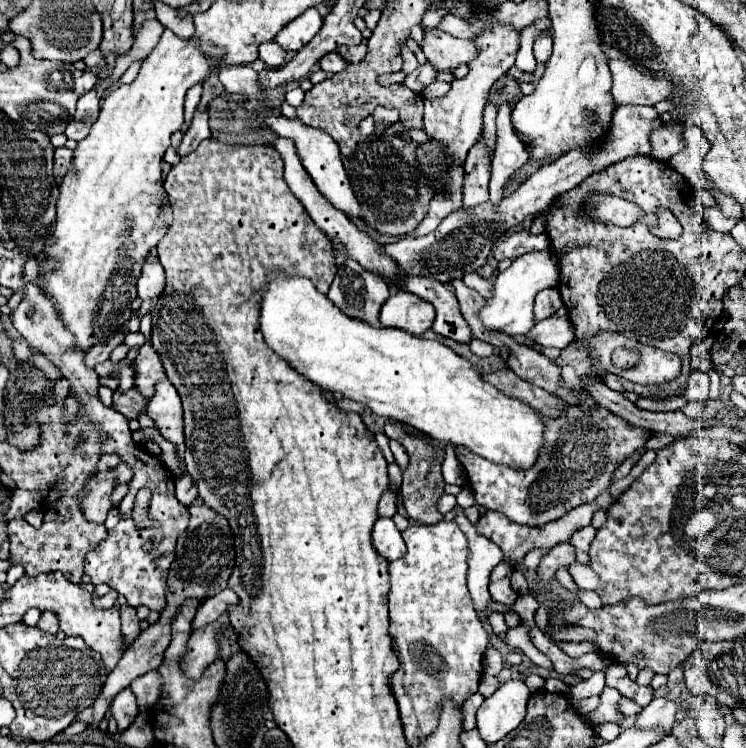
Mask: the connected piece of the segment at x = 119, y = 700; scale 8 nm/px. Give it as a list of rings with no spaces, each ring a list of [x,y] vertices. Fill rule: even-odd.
[[[131,689],[119,691],[111,703],[111,717],[117,721],[119,731],[125,731],[133,723],[133,719],[137,717],[137,711],[139,709],[137,709],[137,703],[135,703]]]

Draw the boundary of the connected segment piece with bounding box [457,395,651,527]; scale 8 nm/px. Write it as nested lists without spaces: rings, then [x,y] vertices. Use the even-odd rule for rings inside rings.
[[[587,395],[587,405],[571,405],[565,417],[559,417],[557,421],[547,419],[545,449],[541,449],[533,469],[517,471],[505,465],[495,465],[475,453],[467,453],[467,449],[457,449],[457,459],[465,467],[475,501],[481,507],[491,507],[519,525],[539,527],[563,517],[581,503],[593,501],[601,489],[609,487],[617,465],[643,447],[649,437],[649,431],[633,427],[611,411],[597,407]],[[595,487],[599,487],[597,493]]]

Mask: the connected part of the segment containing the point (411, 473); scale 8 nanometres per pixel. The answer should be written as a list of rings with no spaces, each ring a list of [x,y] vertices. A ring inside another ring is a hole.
[[[387,423],[385,425],[385,435],[389,439],[399,441],[405,447],[405,451],[409,453],[409,465],[403,471],[403,483],[401,483],[401,499],[403,499],[403,505],[407,509],[409,519],[413,519],[417,523],[423,523],[423,525],[441,521],[443,515],[437,513],[435,505],[437,505],[437,499],[443,495],[443,487],[445,487],[445,481],[441,477],[441,463],[445,459],[445,451],[435,443],[427,443],[421,437],[405,433],[399,423]]]

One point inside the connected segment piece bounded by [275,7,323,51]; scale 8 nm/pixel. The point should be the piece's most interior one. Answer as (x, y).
(297, 34)

